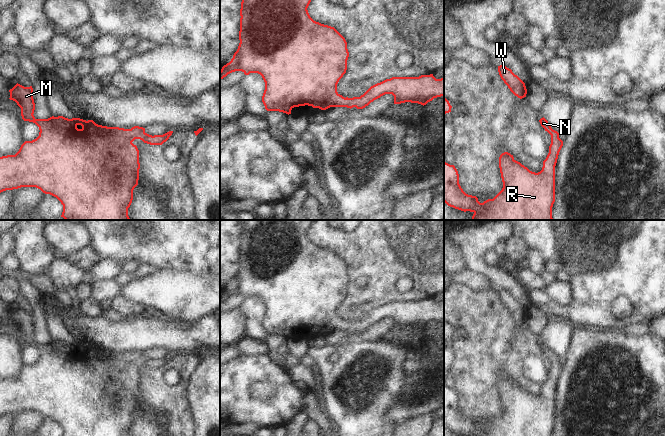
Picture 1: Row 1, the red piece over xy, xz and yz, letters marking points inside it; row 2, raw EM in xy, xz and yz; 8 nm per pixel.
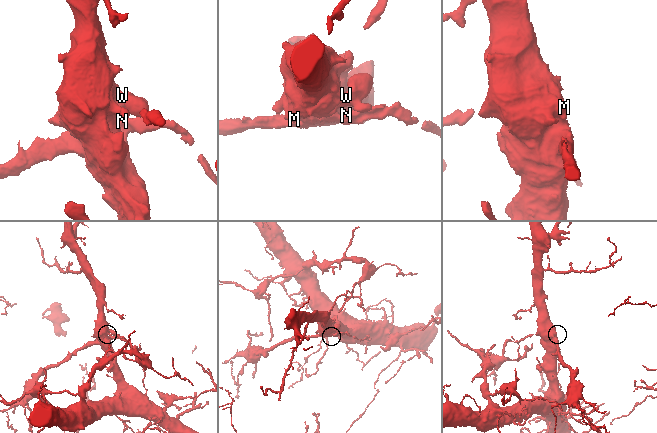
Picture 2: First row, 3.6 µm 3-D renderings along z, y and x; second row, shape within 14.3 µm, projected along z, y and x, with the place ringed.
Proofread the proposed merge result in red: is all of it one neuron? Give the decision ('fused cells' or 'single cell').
single cell

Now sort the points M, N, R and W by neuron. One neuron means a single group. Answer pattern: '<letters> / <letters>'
M N R W

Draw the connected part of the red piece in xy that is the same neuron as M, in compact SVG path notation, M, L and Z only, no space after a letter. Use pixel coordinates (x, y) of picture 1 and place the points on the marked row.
M17 83L9 92L9 99L21 108L22 119L35 123L40 132L36 139L25 141L15 155L0 157L0 193L21 187L36 187L61 202L61 217L65 220L130 220L128 208L133 200L133 190L138 185L140 169L139 150L132 142L140 139L150 145L162 145L173 131L152 136L145 132L145 128L139 126L131 129L107 127L98 125L93 120L68 119L63 116L36 119L33 115L35 103L32 86L24 87Z

